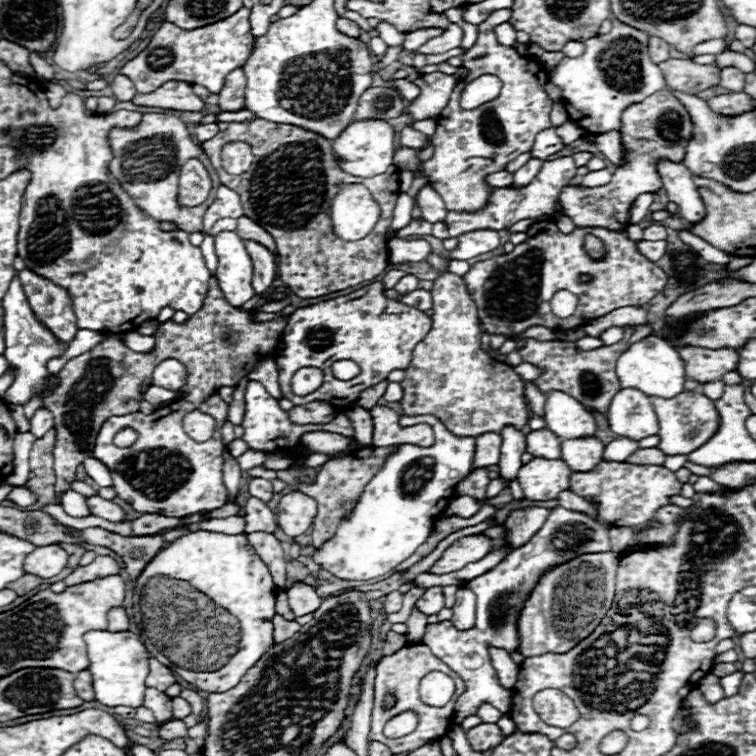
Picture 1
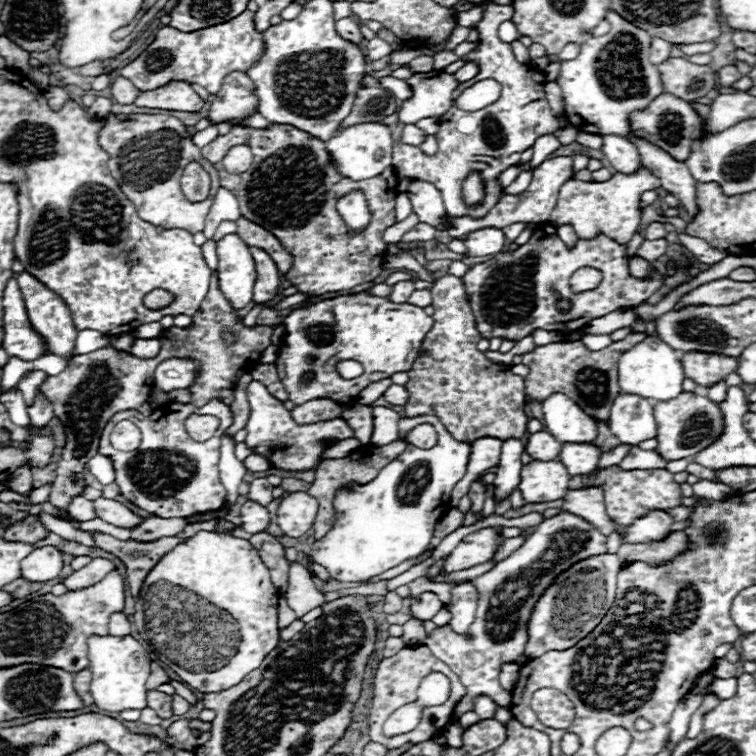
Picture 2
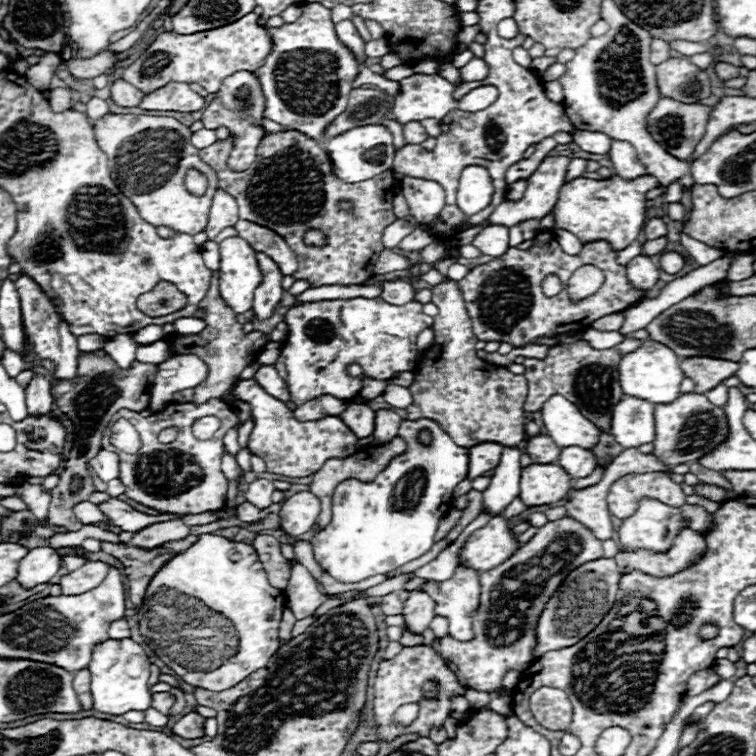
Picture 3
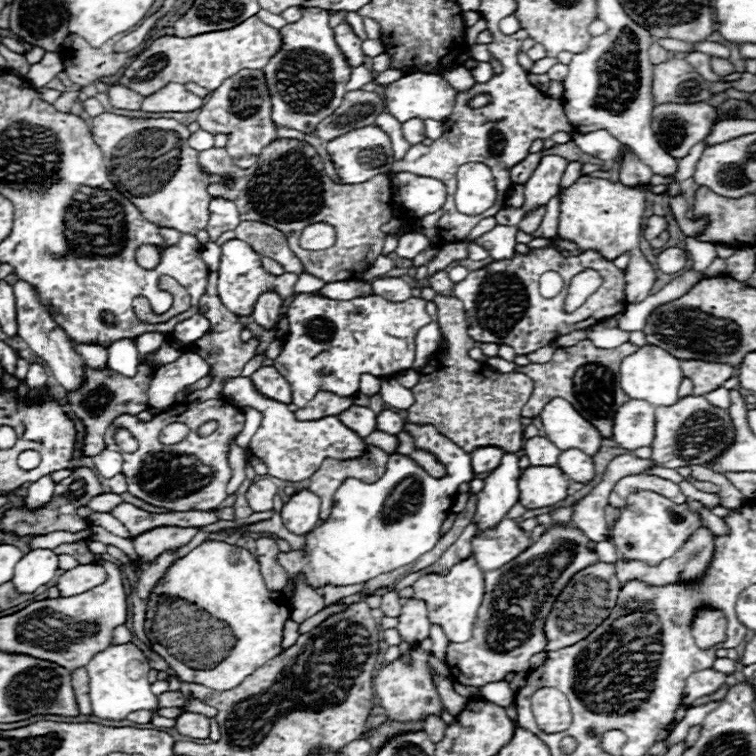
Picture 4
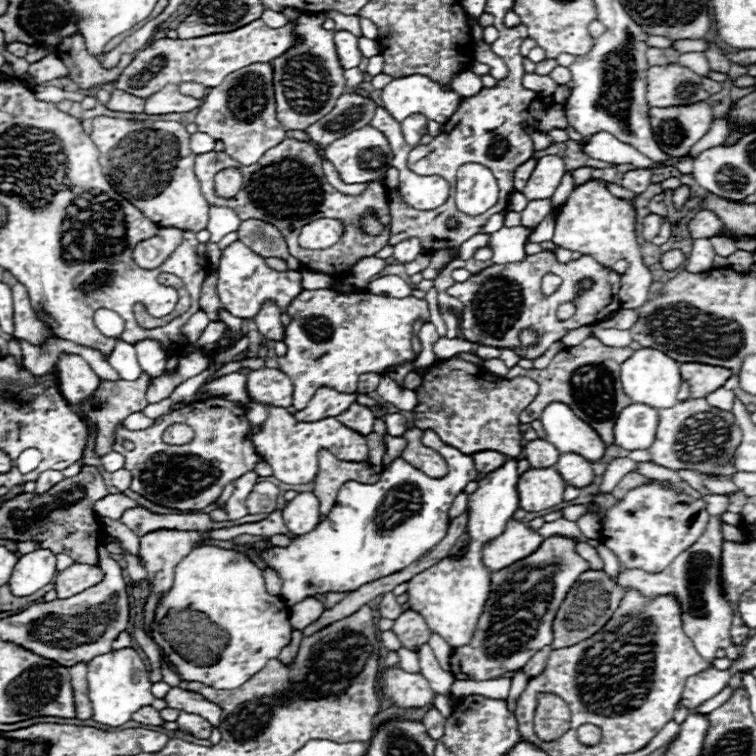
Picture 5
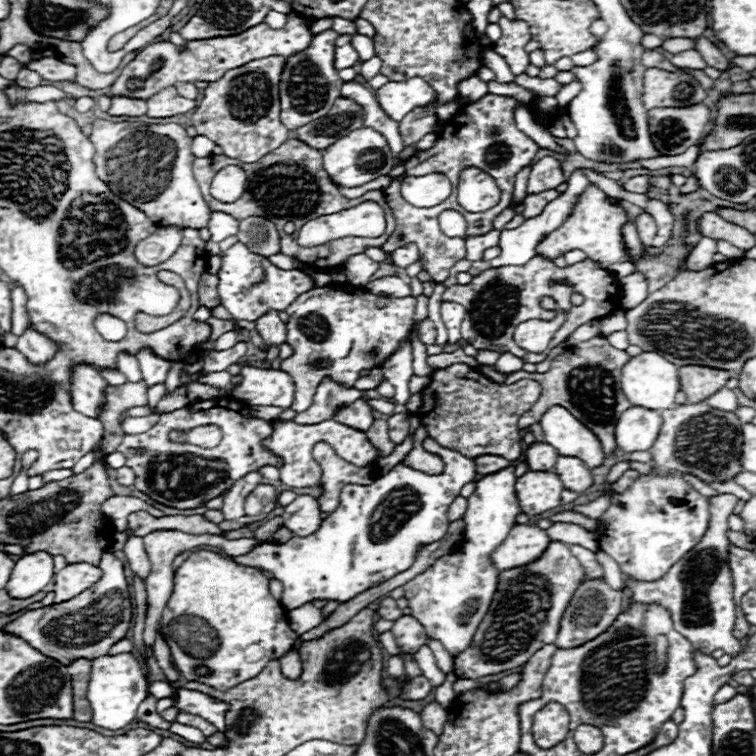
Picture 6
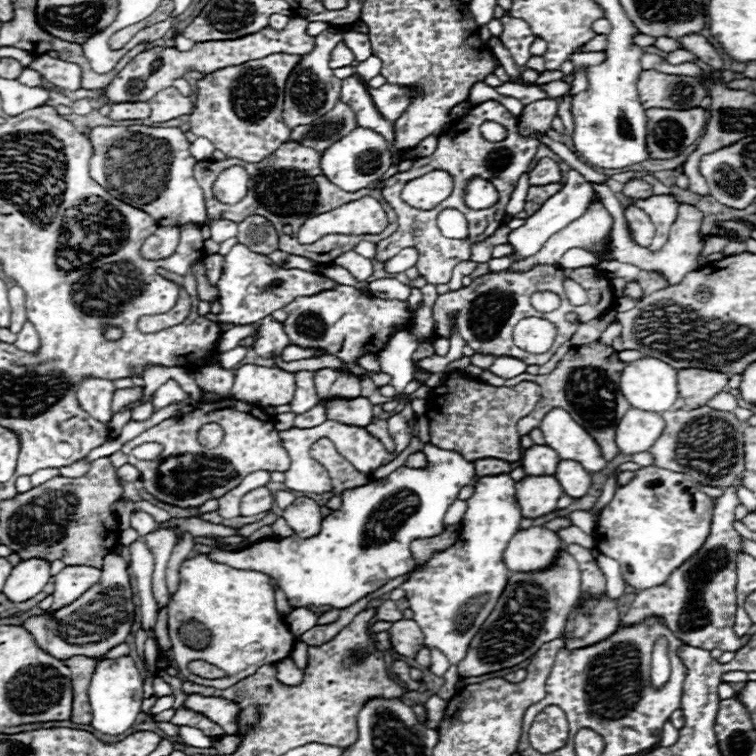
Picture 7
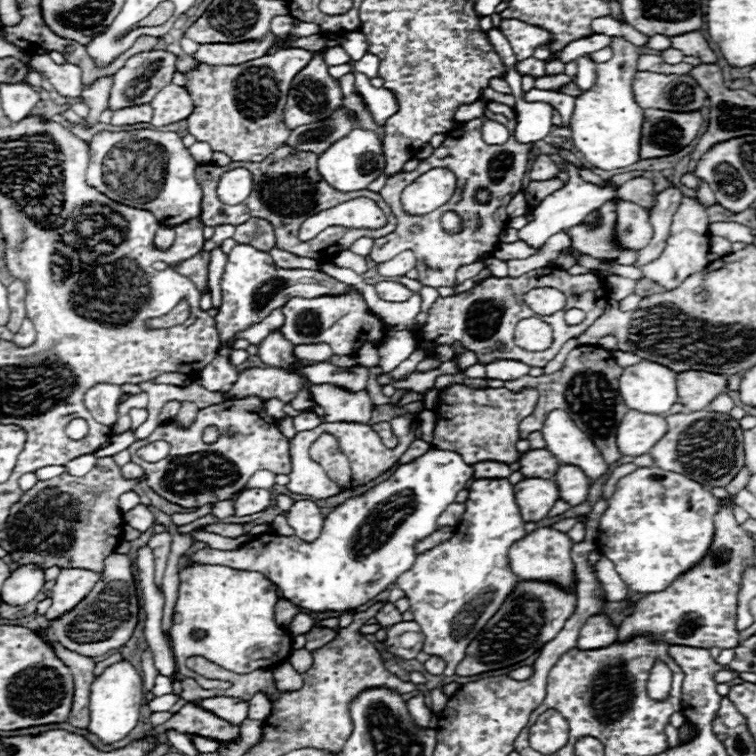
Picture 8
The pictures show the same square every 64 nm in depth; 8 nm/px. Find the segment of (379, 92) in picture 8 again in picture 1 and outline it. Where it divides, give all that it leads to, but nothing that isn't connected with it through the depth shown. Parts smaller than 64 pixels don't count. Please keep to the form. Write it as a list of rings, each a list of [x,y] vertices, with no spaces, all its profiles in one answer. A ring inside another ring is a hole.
[[[432,72],[418,76],[414,84],[420,88],[420,94],[407,108],[407,115],[412,118],[412,122],[440,116],[448,106],[450,94],[456,86],[456,78],[442,72]]]

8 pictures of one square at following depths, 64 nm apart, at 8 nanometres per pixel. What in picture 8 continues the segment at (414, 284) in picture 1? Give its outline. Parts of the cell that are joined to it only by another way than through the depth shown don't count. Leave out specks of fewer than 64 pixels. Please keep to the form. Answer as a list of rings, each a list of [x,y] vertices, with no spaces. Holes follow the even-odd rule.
[[[392,280],[378,282],[374,288],[376,288],[376,294],[382,300],[390,300],[390,302],[402,302],[402,300],[408,300],[412,296],[412,292],[406,286],[398,284],[398,282],[392,282]]]

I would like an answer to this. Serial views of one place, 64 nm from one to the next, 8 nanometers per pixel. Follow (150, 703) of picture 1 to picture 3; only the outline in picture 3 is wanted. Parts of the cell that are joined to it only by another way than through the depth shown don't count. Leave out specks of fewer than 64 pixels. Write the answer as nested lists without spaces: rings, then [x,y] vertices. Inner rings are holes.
[[[160,692],[160,694],[154,694],[154,704],[152,708],[156,708],[158,712],[162,714],[168,714],[168,710],[174,706],[174,696],[168,694],[168,692]]]

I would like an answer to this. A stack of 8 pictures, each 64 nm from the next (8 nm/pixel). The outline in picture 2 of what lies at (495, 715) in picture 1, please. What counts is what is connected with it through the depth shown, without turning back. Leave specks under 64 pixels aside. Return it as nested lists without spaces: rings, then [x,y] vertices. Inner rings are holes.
[[[478,696],[476,700],[474,700],[476,704],[474,704],[474,712],[480,716],[480,718],[490,718],[490,716],[494,716],[494,704],[490,702],[490,698],[488,696]]]

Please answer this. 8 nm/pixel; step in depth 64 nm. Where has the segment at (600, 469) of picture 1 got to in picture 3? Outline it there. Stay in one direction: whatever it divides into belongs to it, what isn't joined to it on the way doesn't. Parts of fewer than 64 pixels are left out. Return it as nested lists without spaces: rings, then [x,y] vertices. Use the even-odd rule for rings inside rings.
[[[648,472],[648,474],[628,474],[618,478],[610,486],[608,510],[618,518],[626,518],[636,510],[638,500],[642,496],[658,498],[670,506],[686,504],[686,494],[682,492],[680,484],[672,482],[670,476],[666,476],[664,472]]]

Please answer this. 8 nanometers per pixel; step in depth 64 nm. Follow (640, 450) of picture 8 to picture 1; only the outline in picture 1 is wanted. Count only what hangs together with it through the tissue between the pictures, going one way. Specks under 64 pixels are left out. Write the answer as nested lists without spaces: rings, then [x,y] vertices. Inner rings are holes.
[[[620,390],[608,410],[610,430],[620,438],[642,440],[658,434],[658,418],[652,408],[652,398],[638,390]]]

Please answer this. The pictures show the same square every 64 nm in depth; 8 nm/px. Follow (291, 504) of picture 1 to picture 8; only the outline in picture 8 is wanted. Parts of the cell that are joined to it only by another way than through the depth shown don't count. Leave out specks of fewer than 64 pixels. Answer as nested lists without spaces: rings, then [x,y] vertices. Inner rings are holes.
[[[310,500],[294,502],[294,506],[288,512],[284,512],[284,516],[288,518],[288,524],[296,530],[296,536],[306,542],[314,542],[322,532],[324,514]]]

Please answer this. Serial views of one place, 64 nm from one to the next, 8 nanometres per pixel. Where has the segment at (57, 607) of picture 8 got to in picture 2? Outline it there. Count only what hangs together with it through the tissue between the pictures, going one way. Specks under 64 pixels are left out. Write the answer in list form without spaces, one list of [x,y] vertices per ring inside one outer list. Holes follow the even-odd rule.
[[[94,558],[90,564],[86,564],[84,568],[72,572],[70,576],[66,576],[62,580],[62,584],[66,586],[66,590],[78,590],[78,588],[88,588],[96,582],[100,582],[108,572],[114,570],[114,564],[106,558]]]

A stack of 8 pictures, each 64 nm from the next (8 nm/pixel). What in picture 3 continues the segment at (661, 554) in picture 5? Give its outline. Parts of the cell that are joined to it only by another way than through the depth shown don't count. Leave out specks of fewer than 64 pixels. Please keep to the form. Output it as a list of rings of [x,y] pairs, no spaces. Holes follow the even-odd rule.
[[[642,498],[638,500],[638,510],[632,516],[622,520],[622,526],[618,528],[618,546],[620,550],[626,550],[626,552],[650,550],[654,554],[662,554],[674,546],[674,538],[684,528],[688,528],[688,524],[682,518],[680,508],[668,506],[656,498]]]

